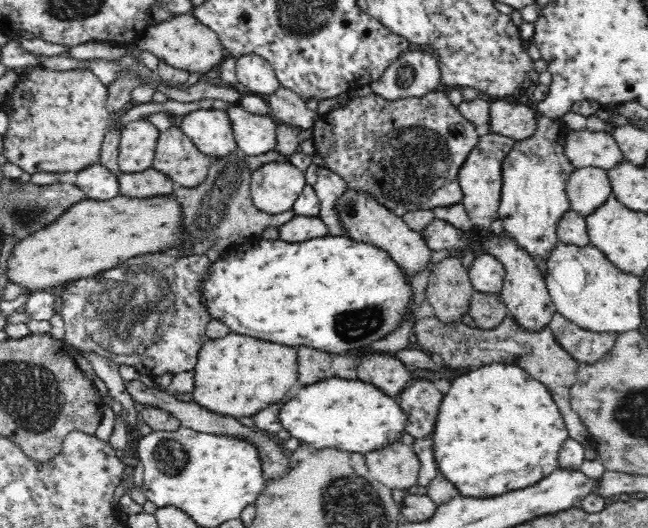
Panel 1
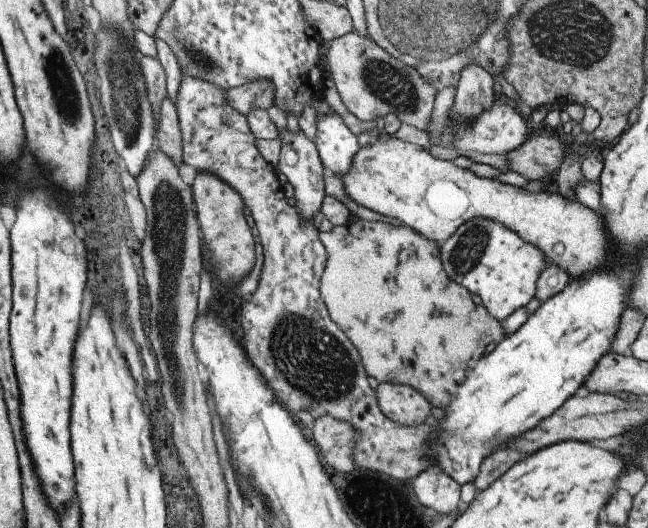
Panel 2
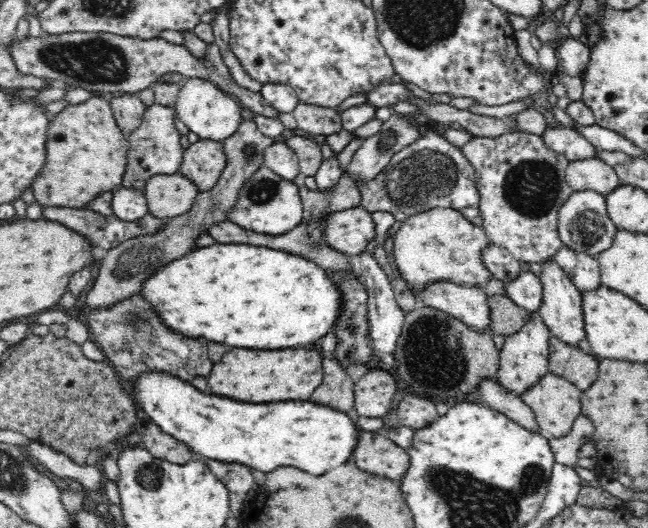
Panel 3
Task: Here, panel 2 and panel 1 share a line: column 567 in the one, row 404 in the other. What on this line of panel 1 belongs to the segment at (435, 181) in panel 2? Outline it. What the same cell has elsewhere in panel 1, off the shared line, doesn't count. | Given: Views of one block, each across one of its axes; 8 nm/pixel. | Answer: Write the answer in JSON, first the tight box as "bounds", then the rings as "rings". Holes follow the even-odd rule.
{"bounds":[193,334,299,418],"rings":[[[228,334],[218,340],[209,339],[198,351],[193,368],[193,401],[200,406],[234,418],[252,417],[256,412],[284,398],[299,380],[296,372],[296,350],[290,346],[260,342],[242,334]]]}

